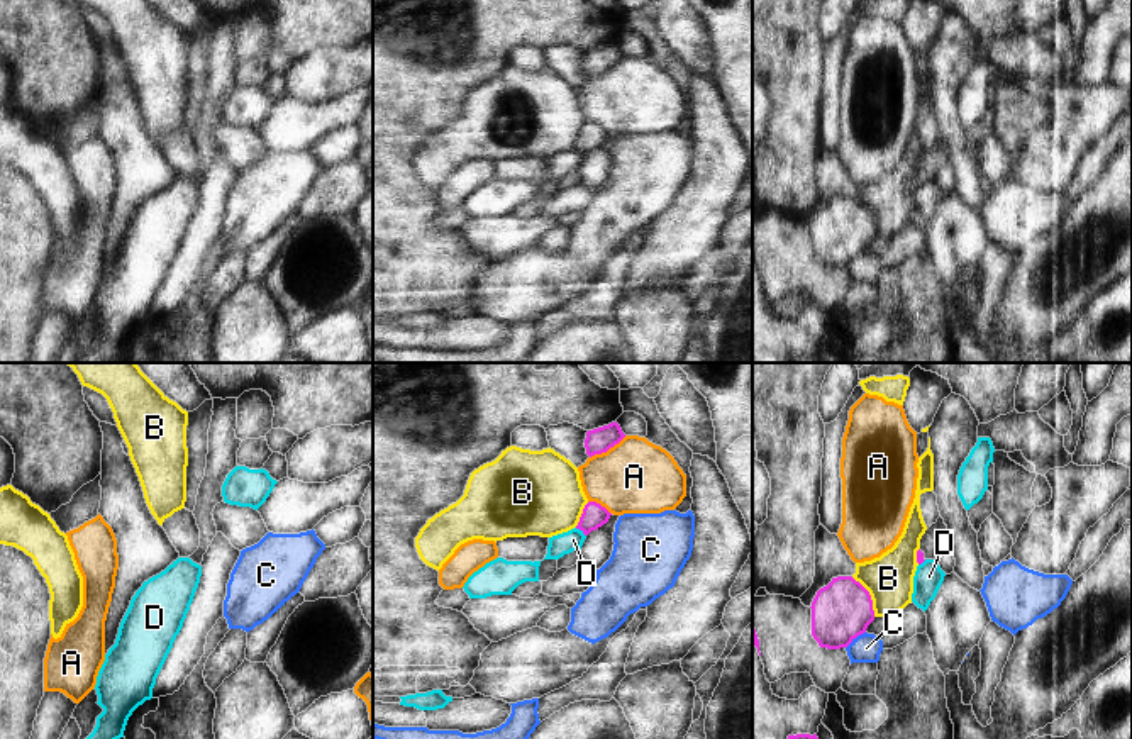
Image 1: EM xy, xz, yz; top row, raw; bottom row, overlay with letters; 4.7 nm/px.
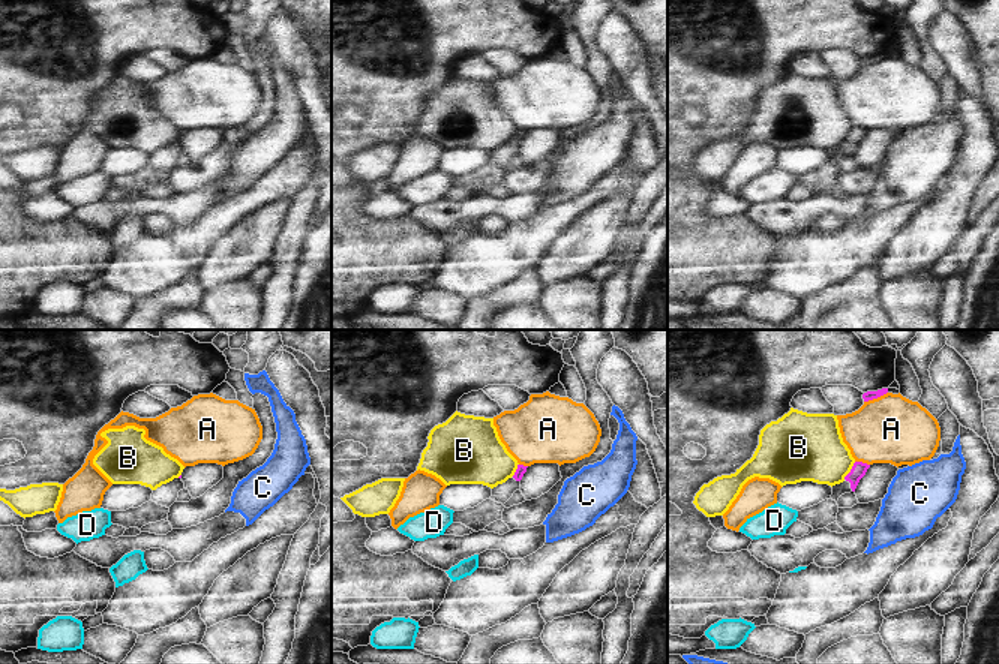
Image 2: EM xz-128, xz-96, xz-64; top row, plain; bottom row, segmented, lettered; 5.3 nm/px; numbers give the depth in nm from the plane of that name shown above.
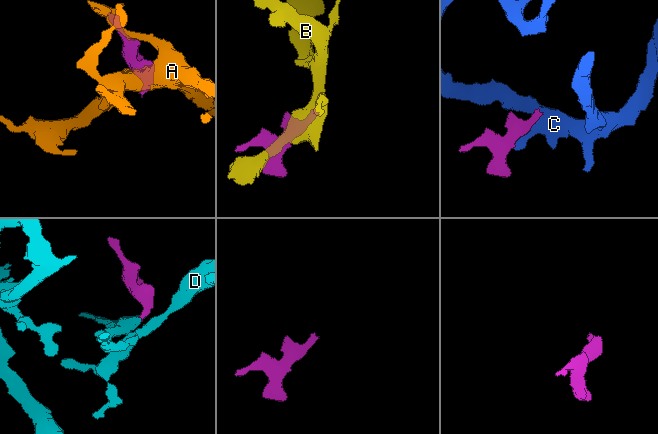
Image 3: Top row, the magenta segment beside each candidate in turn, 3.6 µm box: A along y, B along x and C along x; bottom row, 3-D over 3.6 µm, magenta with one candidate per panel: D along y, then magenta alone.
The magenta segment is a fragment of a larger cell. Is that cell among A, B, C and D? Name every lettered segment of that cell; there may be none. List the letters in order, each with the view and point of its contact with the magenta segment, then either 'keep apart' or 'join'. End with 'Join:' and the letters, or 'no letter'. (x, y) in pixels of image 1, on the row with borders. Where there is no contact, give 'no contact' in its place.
A: contact xz (607, 450); keep apart
B: contact yz (870, 595); keep apart
C: contact yz (854, 638); keep apart
D: contact xz (580, 529); keep apart
Join: no letter

